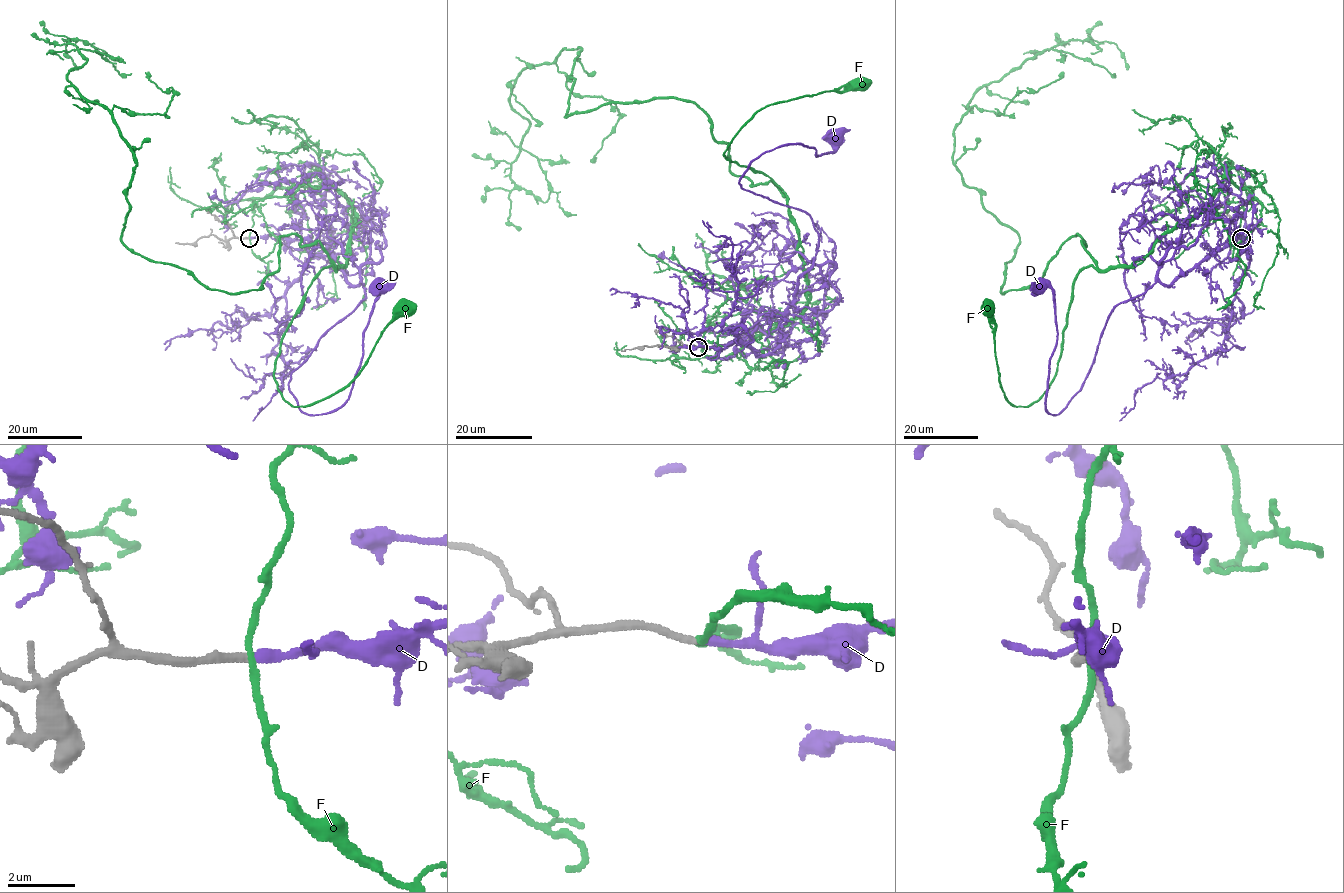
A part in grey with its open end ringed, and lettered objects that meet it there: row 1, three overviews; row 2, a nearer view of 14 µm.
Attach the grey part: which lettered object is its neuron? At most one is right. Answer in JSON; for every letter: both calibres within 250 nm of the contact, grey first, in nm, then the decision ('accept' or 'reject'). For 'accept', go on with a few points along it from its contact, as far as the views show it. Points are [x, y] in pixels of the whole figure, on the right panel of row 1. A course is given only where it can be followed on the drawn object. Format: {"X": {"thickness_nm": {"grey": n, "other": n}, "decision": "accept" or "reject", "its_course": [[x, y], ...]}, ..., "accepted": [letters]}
{"D": {"thickness_nm": {"grey": 240, "other": 280}, "decision": "accept", "its_course": [[1241, 238], [1170, 285], [1155, 282], [1119, 302], [1084, 383], [1053, 414], [1046, 398], [1054, 291], [1038, 283]]}, "F": {"thickness_nm": {"grey": 240, "other": 170}, "decision": "reject"}, "accepted": ["D"]}

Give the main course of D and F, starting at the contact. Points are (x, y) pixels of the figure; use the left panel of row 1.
D: (249, 238), (299, 239), (364, 287), (365, 297), (291, 374), (303, 412), (324, 414), (348, 398), (383, 283)
F: (249, 238), (255, 199), (313, 176), (353, 210), (347, 262), (282, 336), (293, 406), (342, 390), (405, 308)

